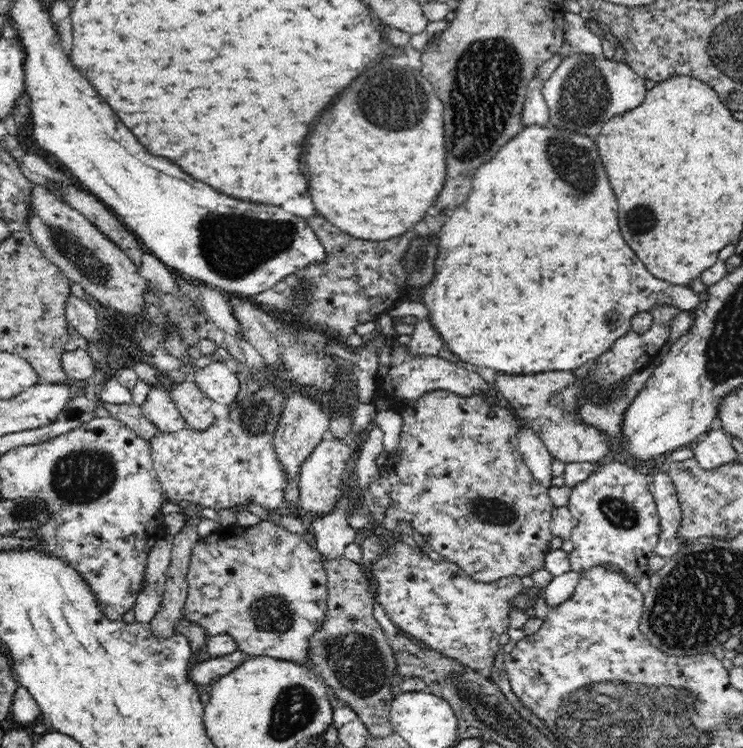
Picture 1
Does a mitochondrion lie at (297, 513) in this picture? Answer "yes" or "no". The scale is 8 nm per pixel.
no

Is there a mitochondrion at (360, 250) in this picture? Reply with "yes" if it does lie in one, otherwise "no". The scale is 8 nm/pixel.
no

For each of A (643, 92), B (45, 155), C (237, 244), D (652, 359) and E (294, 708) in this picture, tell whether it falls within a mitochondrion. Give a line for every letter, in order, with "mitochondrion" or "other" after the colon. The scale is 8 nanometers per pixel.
A: other
B: other
C: mitochondrion
D: other
E: mitochondrion

